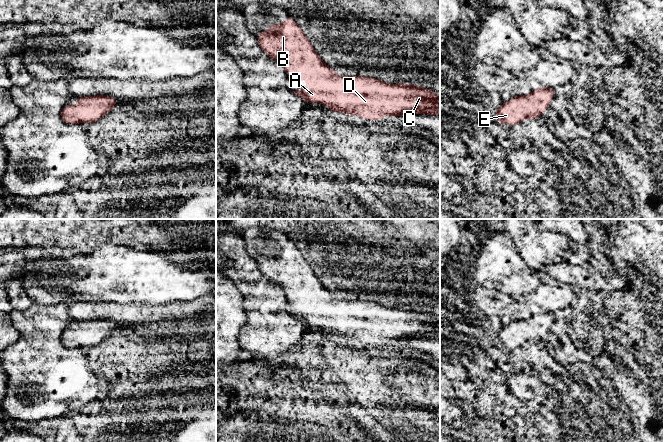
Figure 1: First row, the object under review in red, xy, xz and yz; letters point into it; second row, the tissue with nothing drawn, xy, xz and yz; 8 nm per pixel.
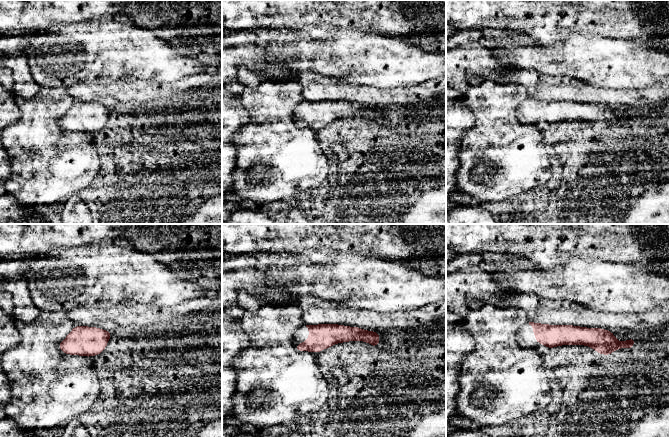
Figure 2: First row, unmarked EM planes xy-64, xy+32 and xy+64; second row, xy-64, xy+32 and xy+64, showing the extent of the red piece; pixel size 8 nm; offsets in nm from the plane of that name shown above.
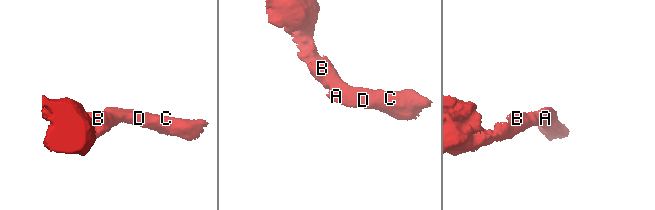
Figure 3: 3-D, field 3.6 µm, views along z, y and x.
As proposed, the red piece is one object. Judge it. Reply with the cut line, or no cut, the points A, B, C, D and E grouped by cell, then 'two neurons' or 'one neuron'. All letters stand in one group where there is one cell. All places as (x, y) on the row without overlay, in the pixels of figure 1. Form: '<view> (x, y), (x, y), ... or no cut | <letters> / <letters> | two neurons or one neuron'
no cut | A B C D E | one neuron

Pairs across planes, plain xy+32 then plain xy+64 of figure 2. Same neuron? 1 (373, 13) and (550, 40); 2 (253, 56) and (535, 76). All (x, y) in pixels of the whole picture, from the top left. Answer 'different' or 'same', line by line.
1: same
2: same

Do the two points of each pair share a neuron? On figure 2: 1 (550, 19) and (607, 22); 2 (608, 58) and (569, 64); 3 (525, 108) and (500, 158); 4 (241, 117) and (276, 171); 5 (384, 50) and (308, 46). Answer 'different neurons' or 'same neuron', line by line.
1: same neuron
2: same neuron
3: same neuron
4: different neurons
5: same neuron

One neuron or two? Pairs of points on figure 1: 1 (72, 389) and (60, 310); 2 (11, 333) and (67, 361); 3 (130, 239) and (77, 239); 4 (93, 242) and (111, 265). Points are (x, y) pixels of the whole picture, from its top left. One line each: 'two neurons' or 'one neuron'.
1: one neuron
2: two neurons
3: one neuron
4: two neurons

